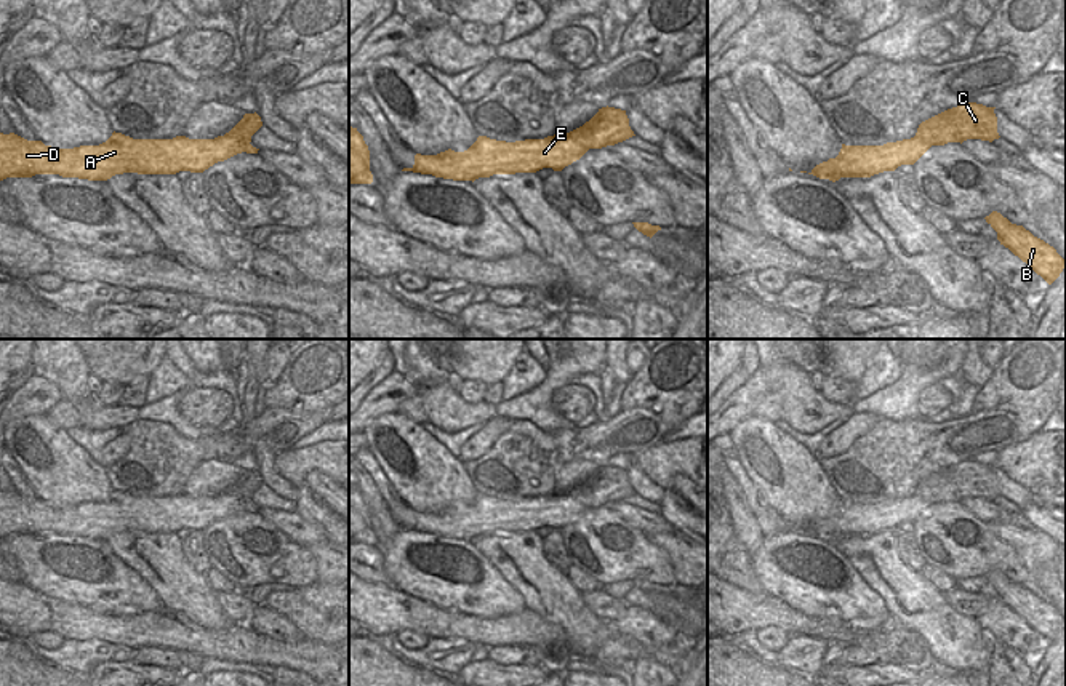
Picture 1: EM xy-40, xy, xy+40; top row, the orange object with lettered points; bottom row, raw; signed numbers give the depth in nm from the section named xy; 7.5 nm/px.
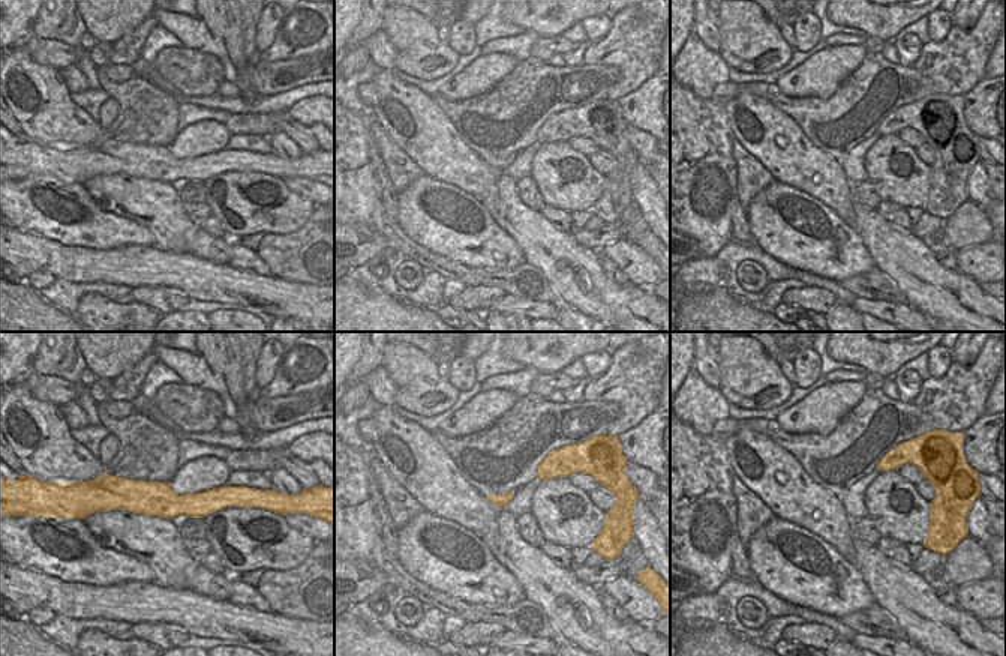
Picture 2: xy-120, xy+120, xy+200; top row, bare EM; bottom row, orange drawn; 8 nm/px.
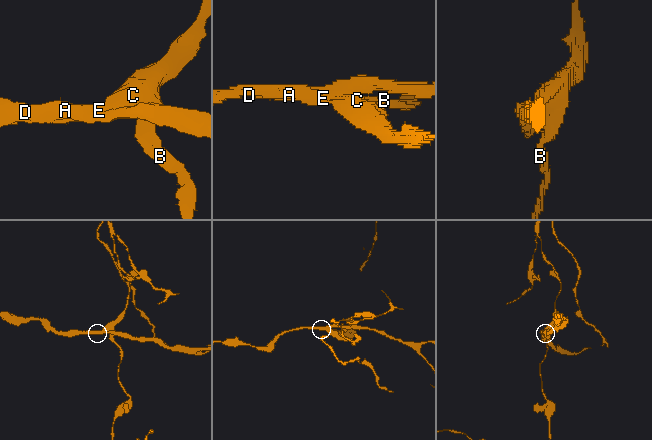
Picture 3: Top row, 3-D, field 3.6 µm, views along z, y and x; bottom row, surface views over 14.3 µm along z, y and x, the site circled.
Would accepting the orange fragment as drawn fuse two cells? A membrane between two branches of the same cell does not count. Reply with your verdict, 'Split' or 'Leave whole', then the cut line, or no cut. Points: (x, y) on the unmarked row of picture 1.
Split. Split along xy-40 (226, 491), (248, 501)

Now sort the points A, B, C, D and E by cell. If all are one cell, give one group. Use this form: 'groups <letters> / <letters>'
groups A D E / B C

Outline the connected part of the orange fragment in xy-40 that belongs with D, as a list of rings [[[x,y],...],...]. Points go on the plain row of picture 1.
[[[0,491],[0,539],[59,532],[88,539],[107,539],[115,532],[203,531],[237,512],[258,512],[250,501],[224,493],[214,497],[133,497],[122,491],[99,504],[54,507],[42,499],[27,499],[14,491]]]

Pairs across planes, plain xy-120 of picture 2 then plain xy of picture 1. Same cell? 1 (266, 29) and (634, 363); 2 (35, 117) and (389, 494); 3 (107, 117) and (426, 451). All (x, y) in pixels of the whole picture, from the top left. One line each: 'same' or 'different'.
1: same
2: different
3: different

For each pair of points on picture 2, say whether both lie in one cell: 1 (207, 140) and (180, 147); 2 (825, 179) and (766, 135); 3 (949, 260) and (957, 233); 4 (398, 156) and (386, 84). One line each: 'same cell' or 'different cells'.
1: same cell
2: same cell
3: different cells
4: different cells

